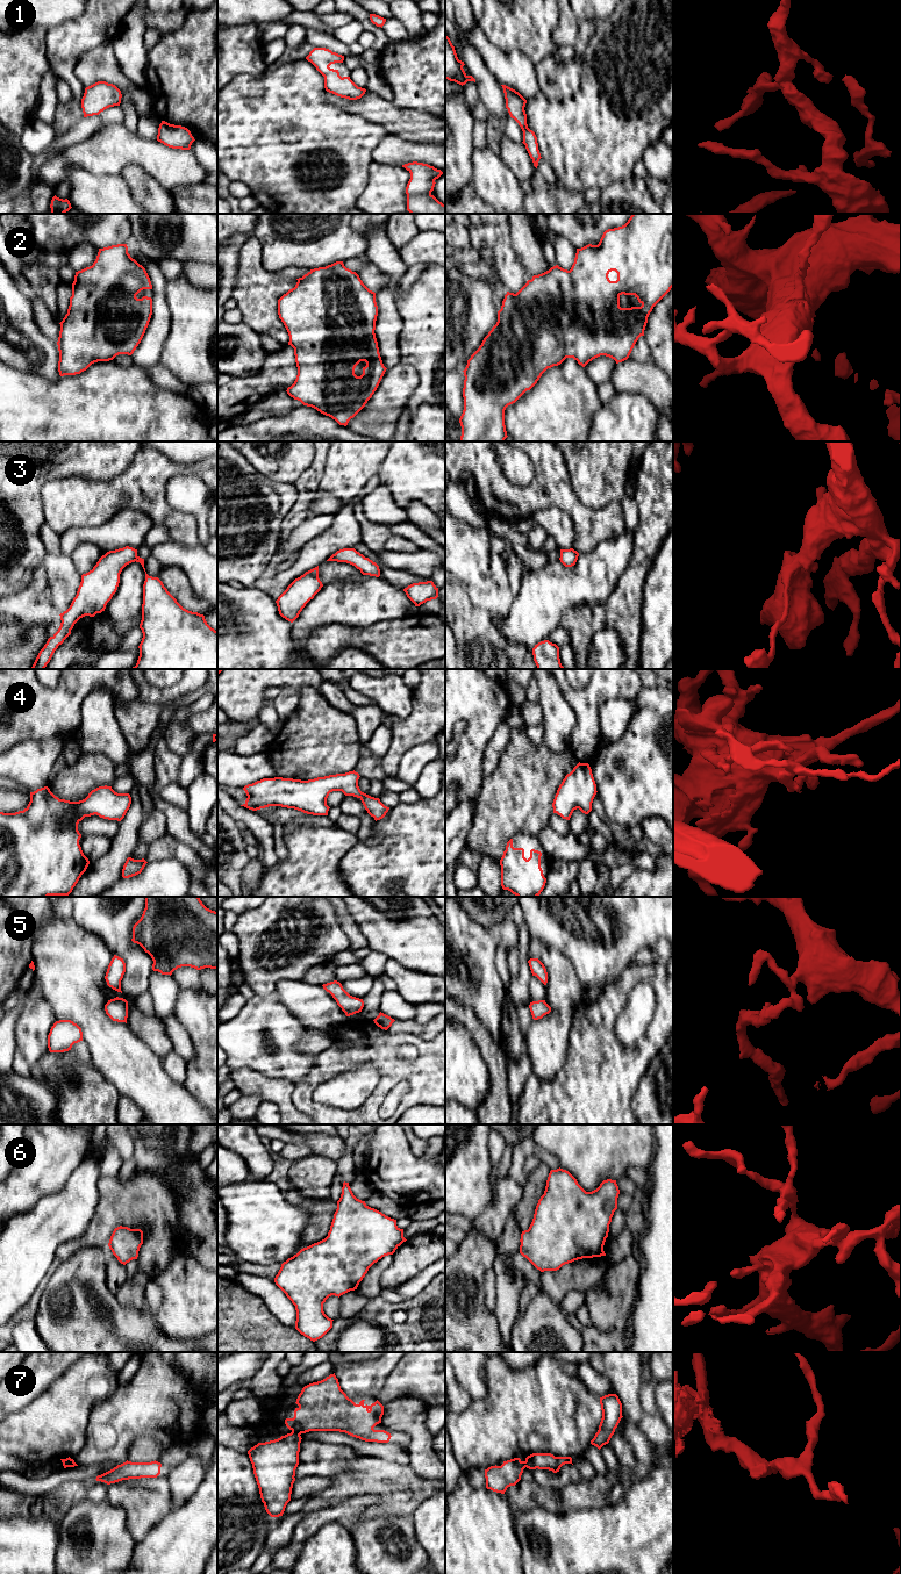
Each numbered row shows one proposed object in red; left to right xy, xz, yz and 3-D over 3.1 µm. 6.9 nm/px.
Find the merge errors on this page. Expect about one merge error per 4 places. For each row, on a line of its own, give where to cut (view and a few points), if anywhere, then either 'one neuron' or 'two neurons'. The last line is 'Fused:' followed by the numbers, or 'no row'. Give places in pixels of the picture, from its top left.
1: no cut; one neuron
2: no cut; one neuron
3: no cut; one neuron
4: no cut; one neuron
5: no cut; one neuron
6: no cut; one neuron
7: cut in xz along (292, 1431), (300, 1434); two neurons
Fused: 7

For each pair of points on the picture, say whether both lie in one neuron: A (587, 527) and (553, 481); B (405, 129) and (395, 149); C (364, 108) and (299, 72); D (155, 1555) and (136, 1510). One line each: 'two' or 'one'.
A: one
B: two
C: two
D: two

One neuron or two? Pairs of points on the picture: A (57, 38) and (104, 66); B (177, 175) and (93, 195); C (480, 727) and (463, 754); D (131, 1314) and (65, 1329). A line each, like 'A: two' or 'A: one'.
A: two
B: two
C: one
D: one

